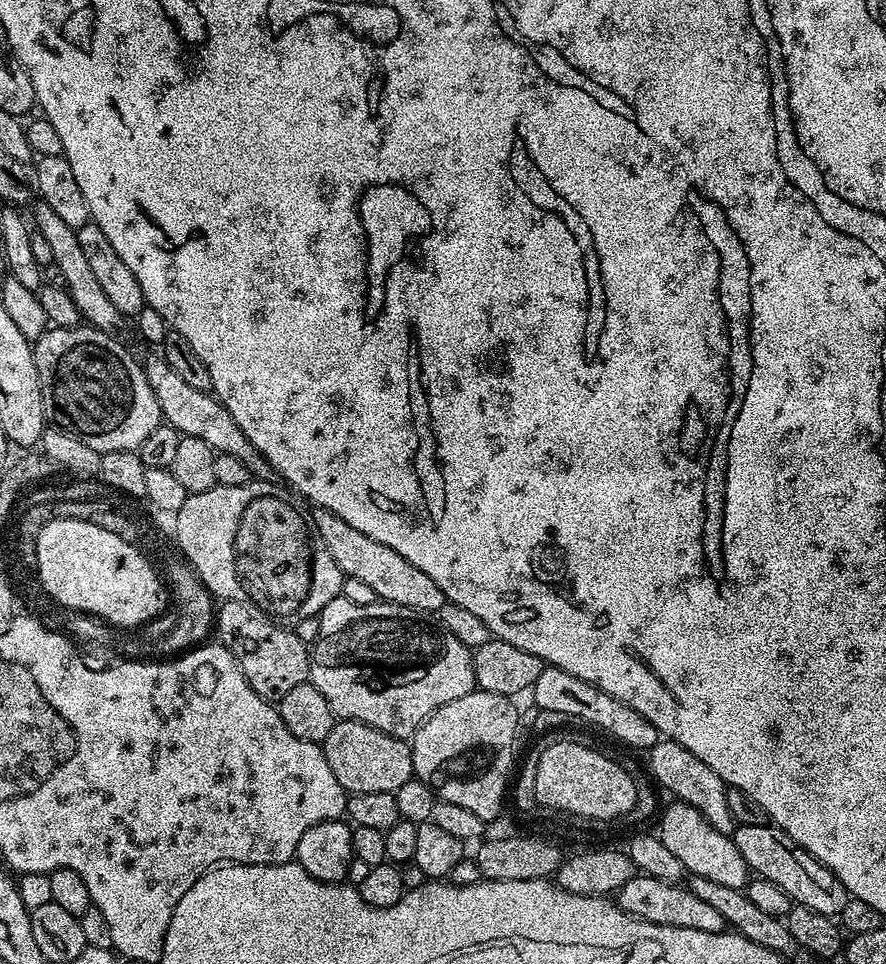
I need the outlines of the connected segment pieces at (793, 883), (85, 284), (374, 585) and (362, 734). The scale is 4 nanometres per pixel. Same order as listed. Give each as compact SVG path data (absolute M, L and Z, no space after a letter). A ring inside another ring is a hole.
M771 823L766 826L737 824L731 837L749 869L759 879L774 882L774 886L782 886L793 905L801 904L823 916L839 917L840 911L850 899L846 886L842 886L839 878L825 864L818 862L805 848L798 846L798 842L790 838L790 834Z
M37 201L32 212L32 224L35 231L38 231L50 245L50 250L54 253L53 263L60 266L65 278L68 292L74 299L74 304L78 306L81 317L87 325L97 328L102 332L118 332L123 324L126 324L126 318L120 311L115 309L114 302L103 293L102 286L98 283L98 278L90 270L90 262L86 259L86 254L82 251L82 246L78 243L77 234L74 228L68 226L66 222L59 218L58 214L48 206L44 201Z
M316 508L313 513L310 520L316 535L322 538L322 542L326 542L326 550L334 554L334 562L338 562L345 576L359 578L385 604L406 606L425 614L439 613L446 602L442 590L438 590L438 582L422 574L414 562L406 562L398 550L390 550L390 546L382 546L382 542L374 542L374 538L362 534L362 530L354 530L350 522L342 522L342 518L338 518L338 514L330 514L330 510Z
M337 719L322 747L326 754L326 762L330 762L330 770L334 770L334 778L338 778L338 786L342 786L349 794L395 793L398 786L402 786L402 782L413 779L411 743L394 738L382 730L374 730L374 726L366 726L357 720Z

